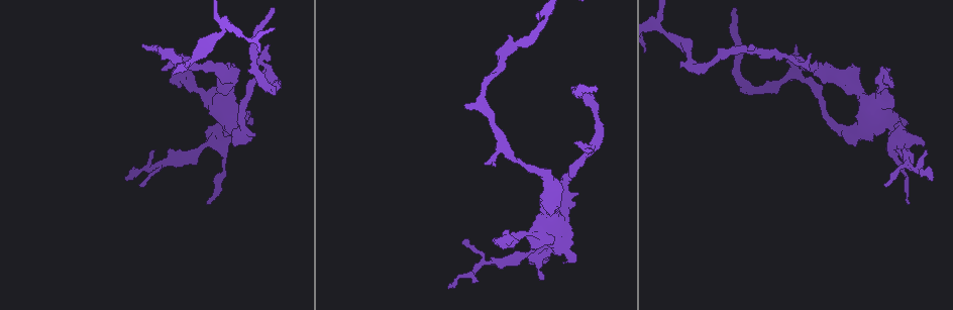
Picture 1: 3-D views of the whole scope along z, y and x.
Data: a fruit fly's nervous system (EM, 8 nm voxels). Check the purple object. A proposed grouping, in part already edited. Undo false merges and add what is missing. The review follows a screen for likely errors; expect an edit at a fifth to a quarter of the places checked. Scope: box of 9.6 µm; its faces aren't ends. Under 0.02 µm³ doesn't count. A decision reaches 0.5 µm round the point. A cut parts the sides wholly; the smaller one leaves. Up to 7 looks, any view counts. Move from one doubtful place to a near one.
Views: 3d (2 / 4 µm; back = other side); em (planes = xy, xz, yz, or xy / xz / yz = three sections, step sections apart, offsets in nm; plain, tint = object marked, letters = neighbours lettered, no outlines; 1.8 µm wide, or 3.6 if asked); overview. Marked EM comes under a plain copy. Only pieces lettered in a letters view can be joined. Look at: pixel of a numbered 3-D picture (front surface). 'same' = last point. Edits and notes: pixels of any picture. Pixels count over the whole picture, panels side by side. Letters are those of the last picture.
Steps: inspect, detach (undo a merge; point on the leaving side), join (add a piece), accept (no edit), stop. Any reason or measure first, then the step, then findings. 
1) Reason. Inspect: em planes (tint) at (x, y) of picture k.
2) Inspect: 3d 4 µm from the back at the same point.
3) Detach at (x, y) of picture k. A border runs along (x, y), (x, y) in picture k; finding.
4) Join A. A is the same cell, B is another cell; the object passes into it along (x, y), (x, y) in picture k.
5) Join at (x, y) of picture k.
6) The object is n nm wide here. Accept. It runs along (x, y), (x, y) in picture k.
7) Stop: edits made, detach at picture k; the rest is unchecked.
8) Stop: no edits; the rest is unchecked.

Branch stops here. Inspect: em yz step 16 (letters) at (884, 71) of picture 1.

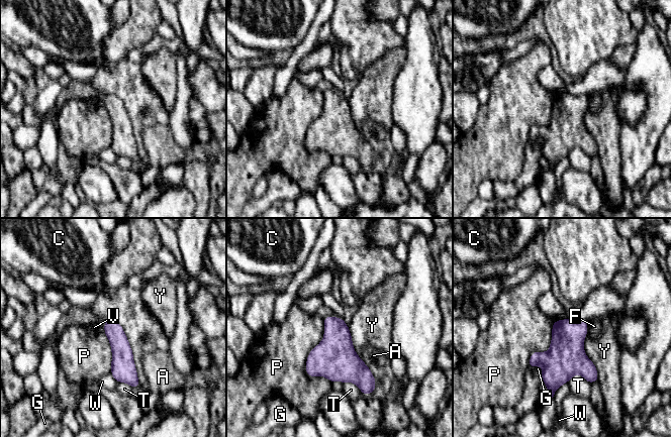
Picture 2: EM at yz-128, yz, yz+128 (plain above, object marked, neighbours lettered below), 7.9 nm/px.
Accept. A, C, F, G, P, T, V, W and Y are other cells; a border runs along (586, 334), (583, 350), (598, 380) in picture 2; none of them fits.

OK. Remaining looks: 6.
Abrupt turn. Inspect: 3d 2 µm at (796, 77) of picture 1.

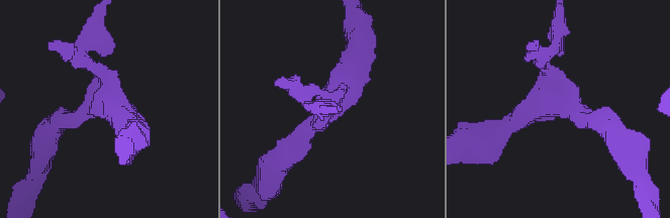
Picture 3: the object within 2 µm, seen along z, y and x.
Inspect: em planes (letters) at (558, 107) of picture 3.

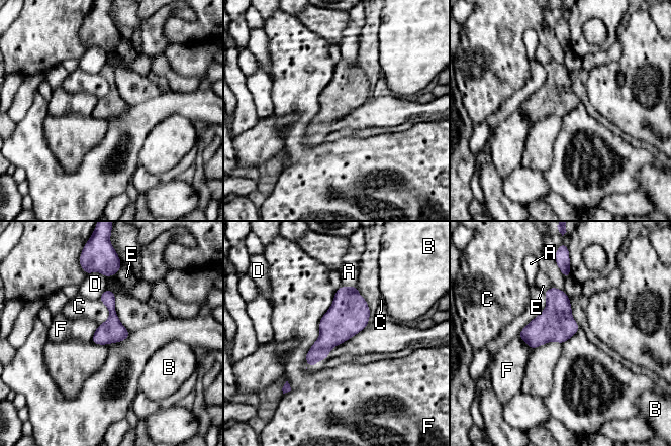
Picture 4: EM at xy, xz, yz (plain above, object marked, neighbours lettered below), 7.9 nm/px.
The object is 190 nm wide here. Accept. A, B, C, D, E and F are other cells; all the same neuron.

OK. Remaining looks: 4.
Tapers out. Inspect: 3d 4 µm at (495, 166) of picture 1.

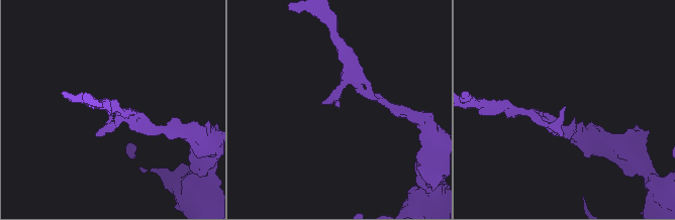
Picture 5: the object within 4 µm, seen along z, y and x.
Now the EM. Inspect: em xy step 8 (tint) at (566, 107) of picture 5.

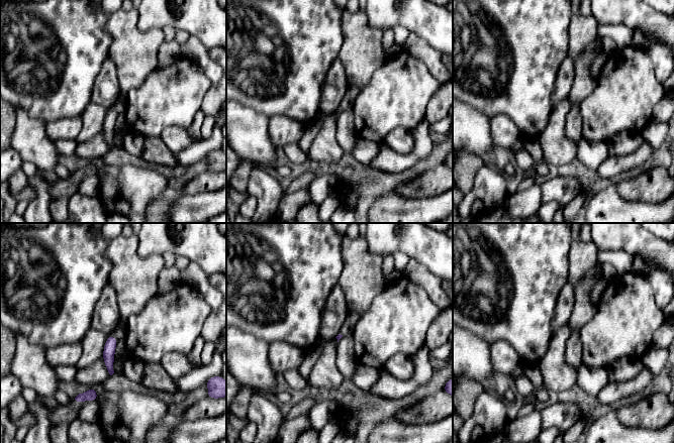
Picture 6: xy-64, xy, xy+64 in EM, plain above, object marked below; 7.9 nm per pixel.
Inspect: em planes (letters) at the same point.

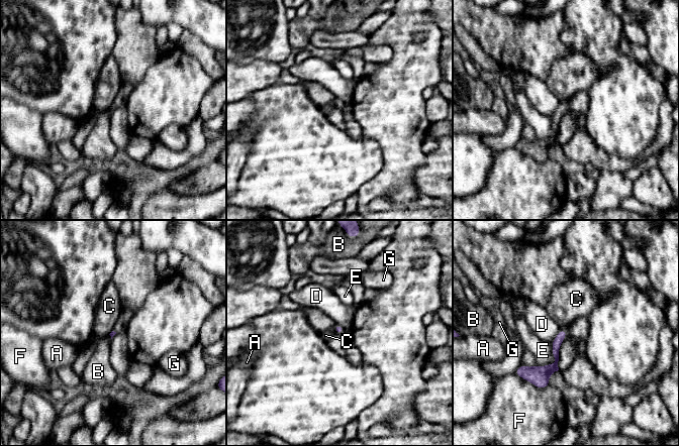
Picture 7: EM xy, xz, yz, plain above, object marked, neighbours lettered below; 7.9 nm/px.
The longest contact is with F, 320 nm. Accept. A, B, C, D, E, F and G are other cells; none of them fits.

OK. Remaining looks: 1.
Stop: no edits; the rest is unchecked.

